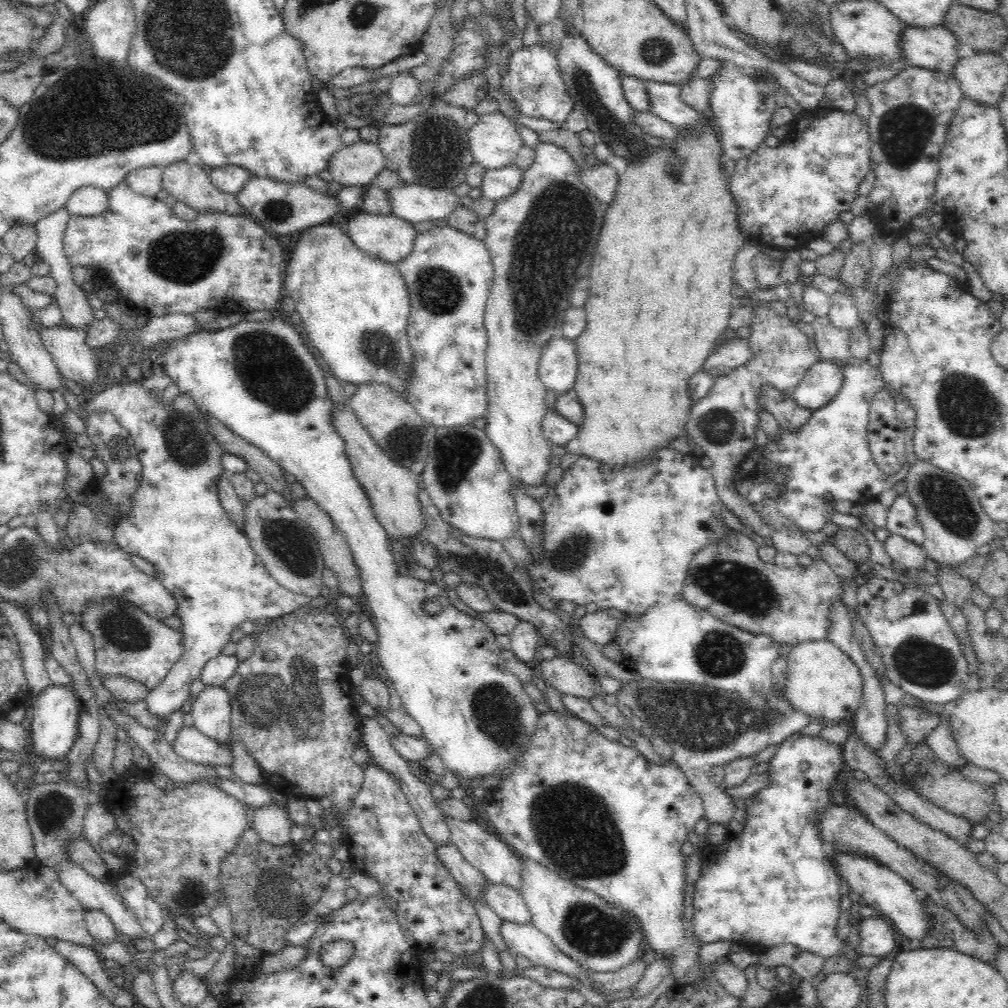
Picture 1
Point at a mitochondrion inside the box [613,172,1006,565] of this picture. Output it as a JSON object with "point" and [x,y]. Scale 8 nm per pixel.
{"point":[966,407]}

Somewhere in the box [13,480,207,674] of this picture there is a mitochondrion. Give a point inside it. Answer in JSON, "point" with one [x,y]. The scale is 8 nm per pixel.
{"point":[118,627]}

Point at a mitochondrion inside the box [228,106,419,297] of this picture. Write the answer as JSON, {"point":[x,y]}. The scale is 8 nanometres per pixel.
{"point":[278,211]}

